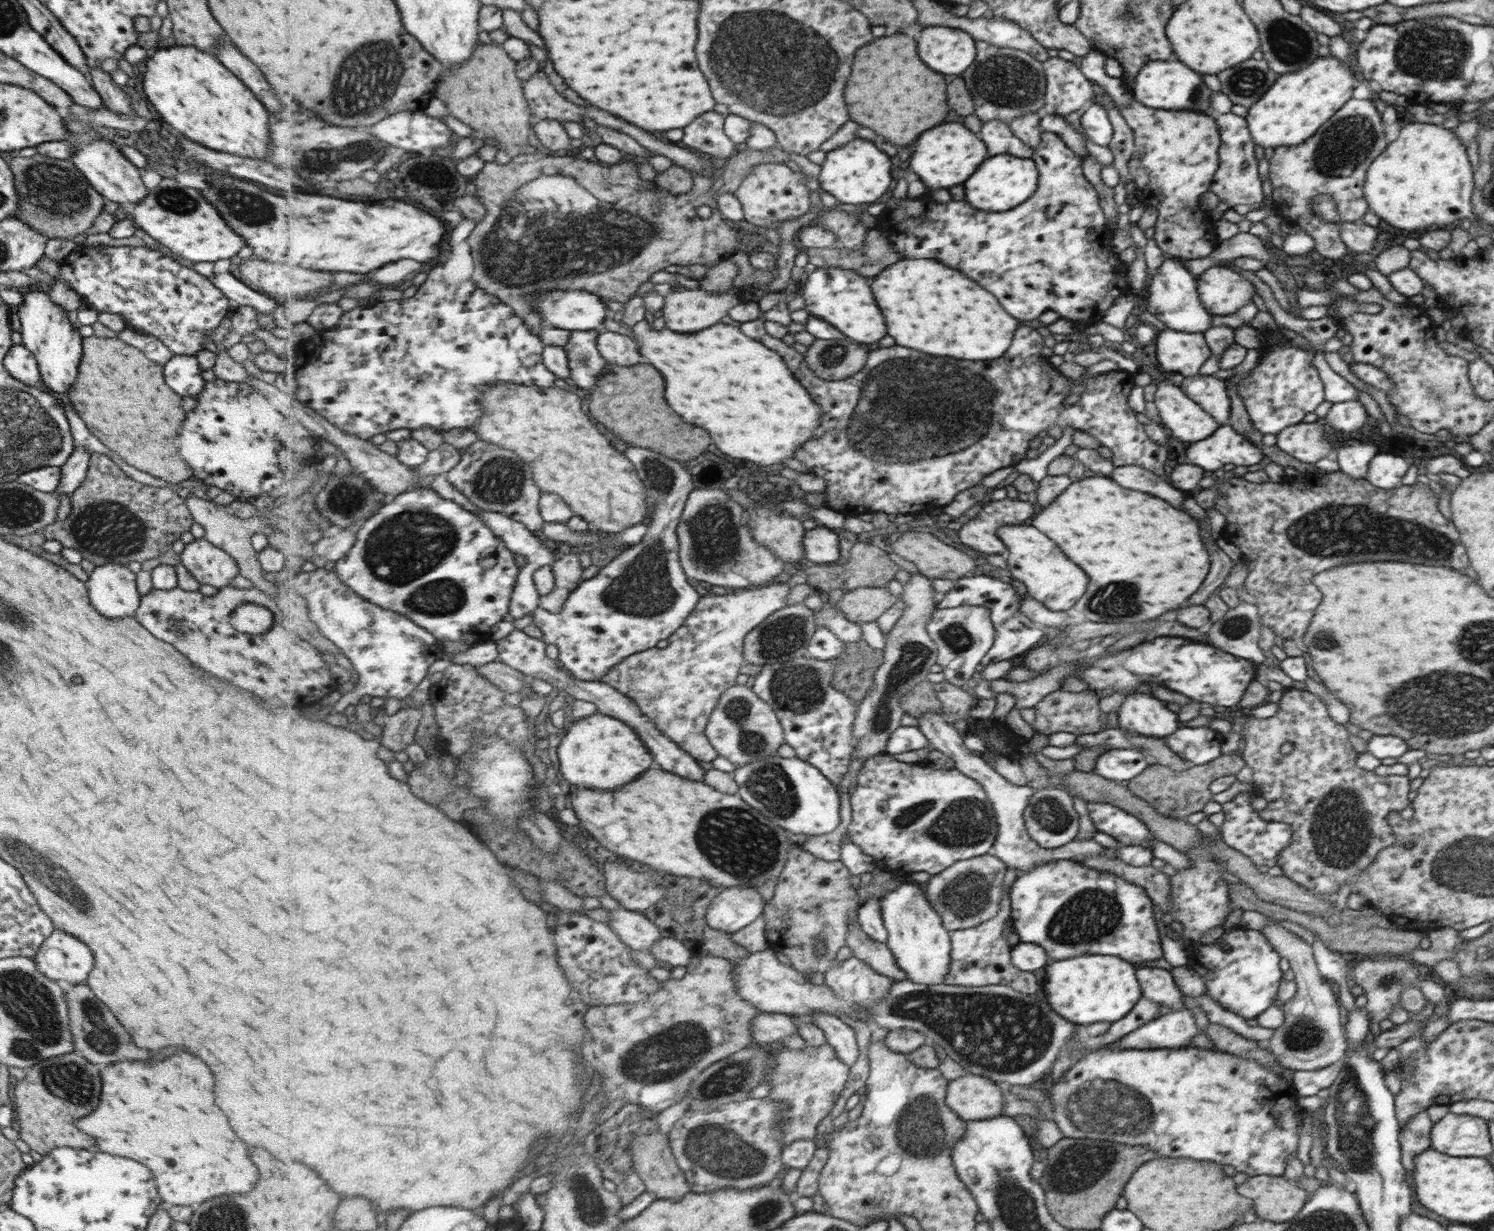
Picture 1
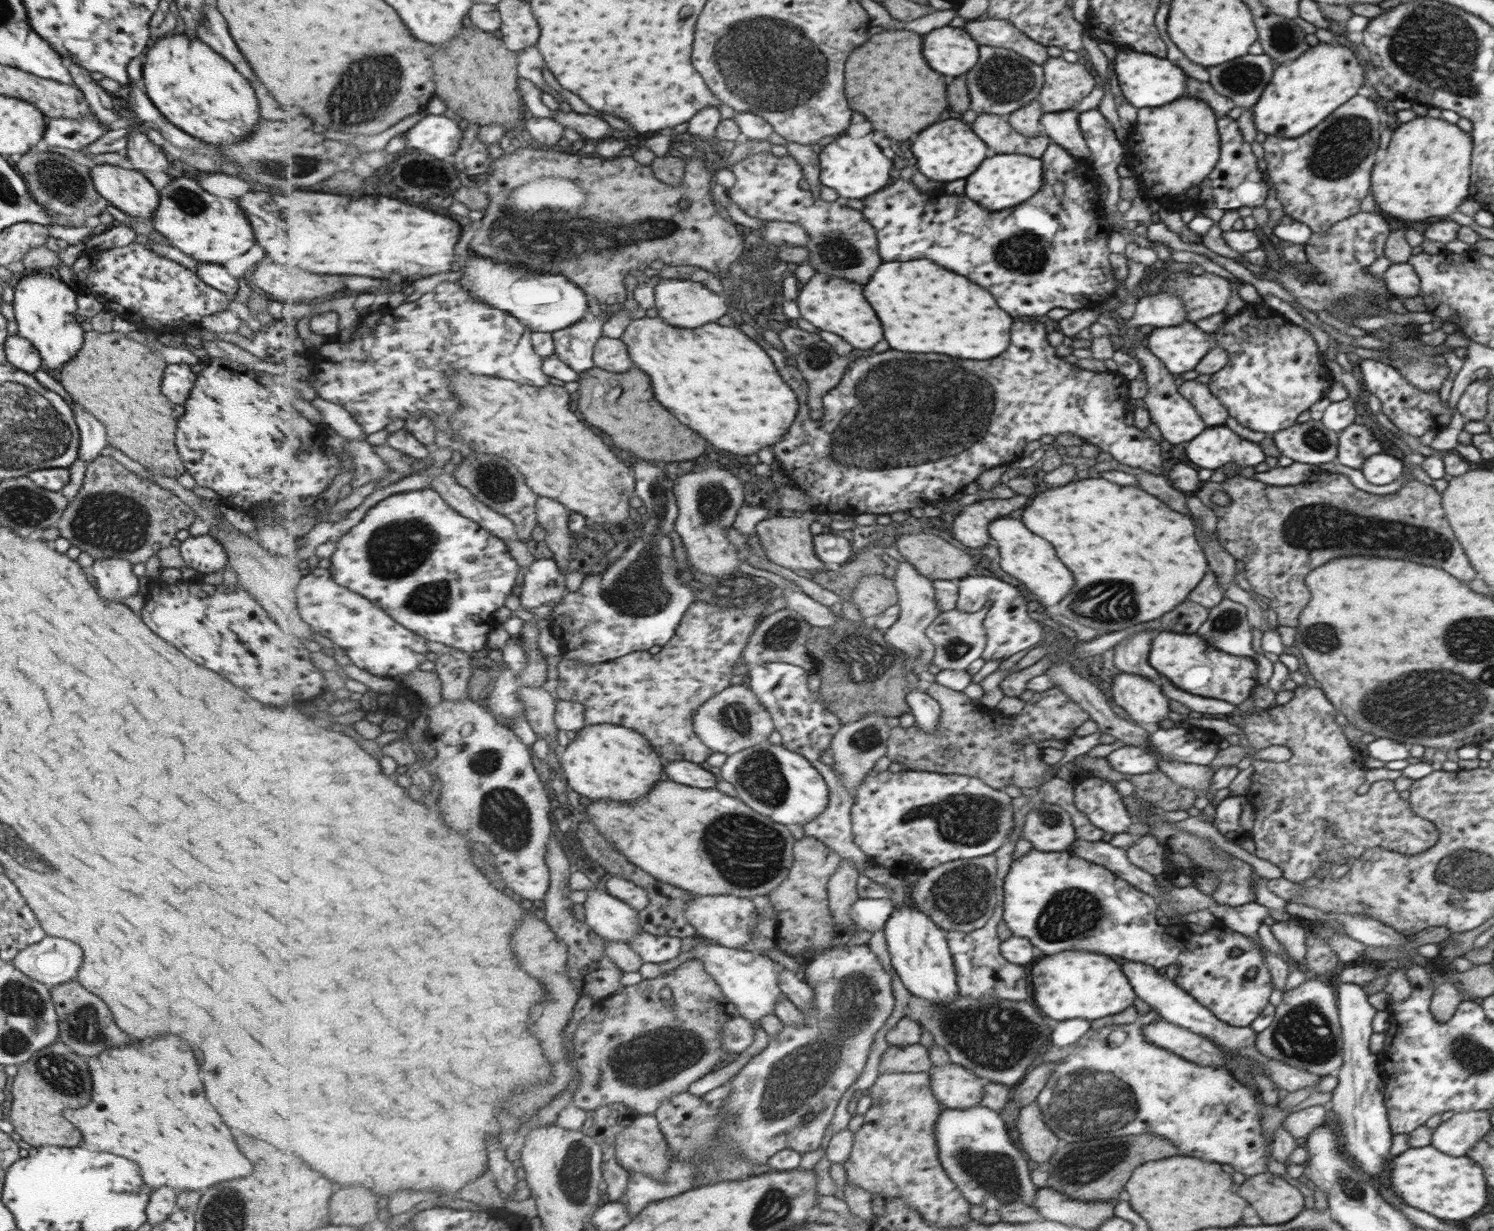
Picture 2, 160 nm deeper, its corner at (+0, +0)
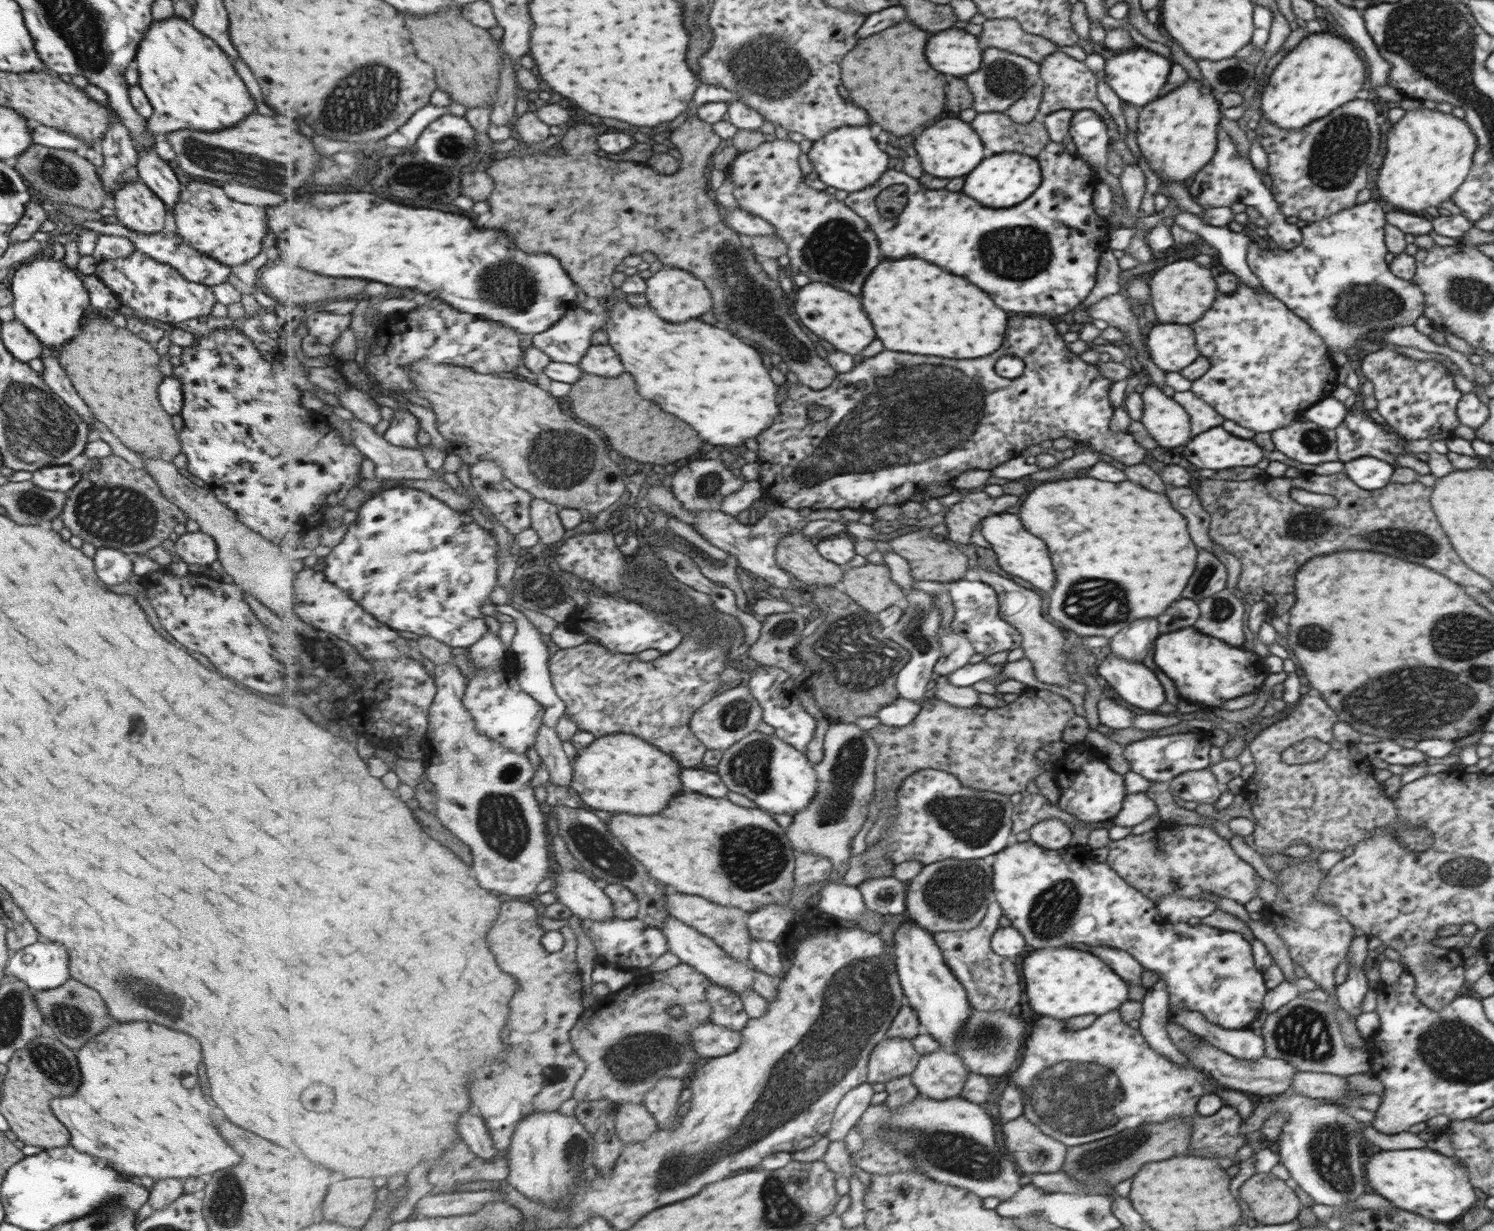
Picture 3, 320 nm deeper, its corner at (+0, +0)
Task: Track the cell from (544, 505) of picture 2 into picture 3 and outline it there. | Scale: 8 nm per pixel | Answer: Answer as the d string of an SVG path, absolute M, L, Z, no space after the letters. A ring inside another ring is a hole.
M534 499L532 504L532 527L539 534L539 541L547 546L565 542L563 521L560 517L561 506L555 505L547 500Z

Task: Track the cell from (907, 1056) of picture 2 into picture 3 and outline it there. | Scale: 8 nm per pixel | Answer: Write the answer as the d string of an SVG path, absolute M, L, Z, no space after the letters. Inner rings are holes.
M903 1038L884 1039L872 1052L868 1066L868 1082L888 1083L900 1076L910 1075L920 1063L921 1054L913 1048L911 1040Z

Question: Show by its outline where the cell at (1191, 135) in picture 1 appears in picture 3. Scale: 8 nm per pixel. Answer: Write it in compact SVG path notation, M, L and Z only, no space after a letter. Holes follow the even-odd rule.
M1187 80L1181 88L1165 94L1161 100L1137 109L1136 143L1141 156L1161 182L1182 182L1211 160L1217 150L1217 133L1222 132L1219 130L1219 106L1214 95L1209 86L1203 86L1197 80Z

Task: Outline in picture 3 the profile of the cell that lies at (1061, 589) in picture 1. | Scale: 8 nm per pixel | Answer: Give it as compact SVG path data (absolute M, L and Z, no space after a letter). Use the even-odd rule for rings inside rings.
M1015 514L989 516L989 520L985 520L985 524L981 524L981 536L989 542L991 550L995 552L995 560L991 560L991 562L997 562L1001 570L1005 570L1017 578L1023 578L1023 581L1031 582L1033 586L1041 588L1041 590L1049 590L1055 584L1055 576L1053 576L1053 568L1051 568L1045 544L1039 538L1025 532Z

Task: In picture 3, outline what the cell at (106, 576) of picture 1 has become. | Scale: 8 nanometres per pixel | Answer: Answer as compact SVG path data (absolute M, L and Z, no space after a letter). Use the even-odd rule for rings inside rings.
M96 548L92 558L95 574L106 586L125 582L131 571L131 560L114 548Z

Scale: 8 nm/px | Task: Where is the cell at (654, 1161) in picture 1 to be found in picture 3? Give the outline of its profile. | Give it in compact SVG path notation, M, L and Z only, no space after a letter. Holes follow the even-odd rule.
M643 1103L616 1104L615 1120L622 1144L645 1142L659 1128L655 1115Z

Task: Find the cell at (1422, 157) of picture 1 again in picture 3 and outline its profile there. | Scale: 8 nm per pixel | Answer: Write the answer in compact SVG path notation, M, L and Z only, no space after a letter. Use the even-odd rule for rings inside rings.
M1418 105L1416 110L1405 112L1385 134L1387 152L1377 174L1379 196L1397 211L1415 213L1429 206L1438 208L1443 200L1451 200L1467 176L1475 147L1476 136L1463 120Z

